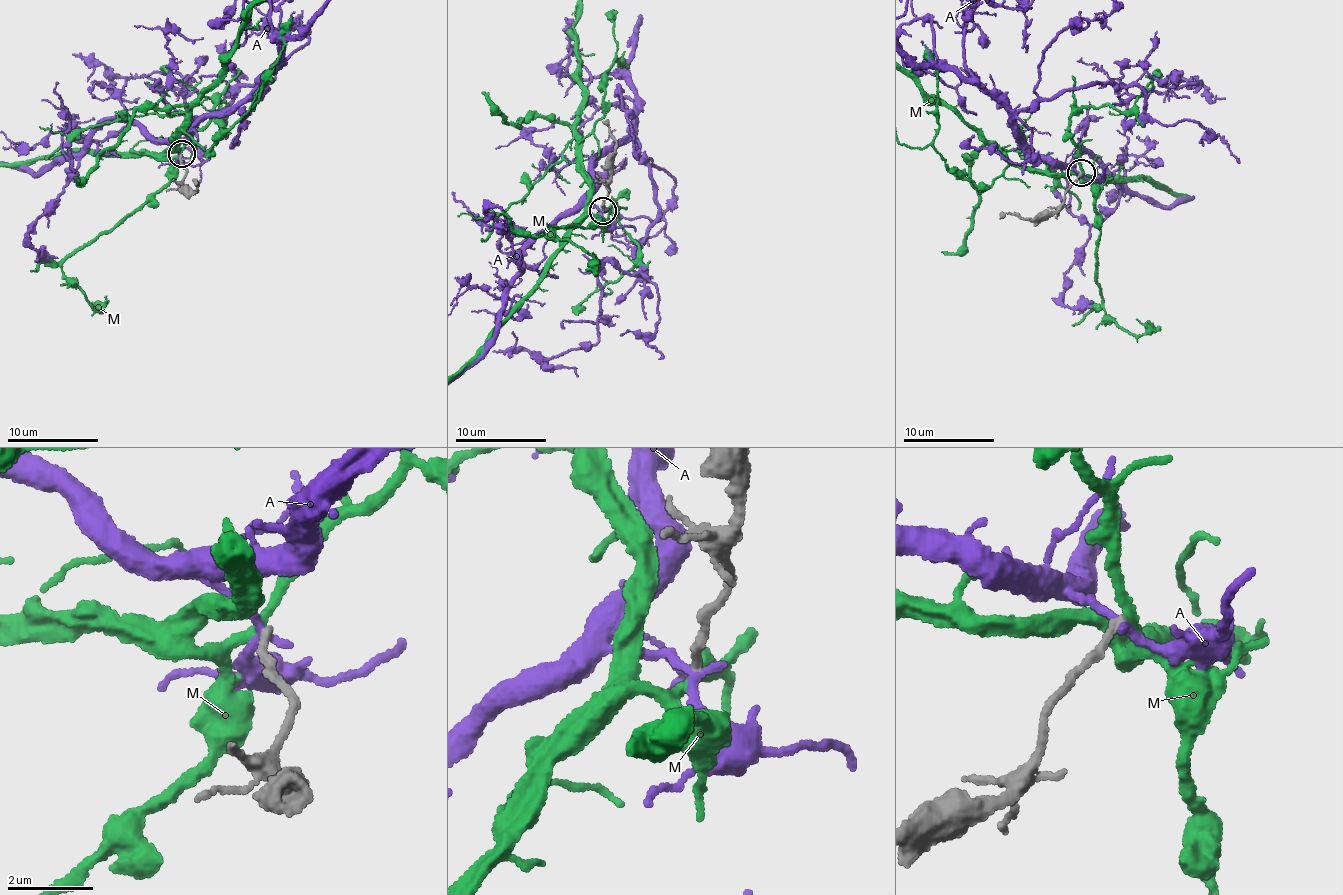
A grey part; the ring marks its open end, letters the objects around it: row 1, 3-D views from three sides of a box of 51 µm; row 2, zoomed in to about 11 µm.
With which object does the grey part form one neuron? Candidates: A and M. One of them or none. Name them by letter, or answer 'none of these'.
none of these

